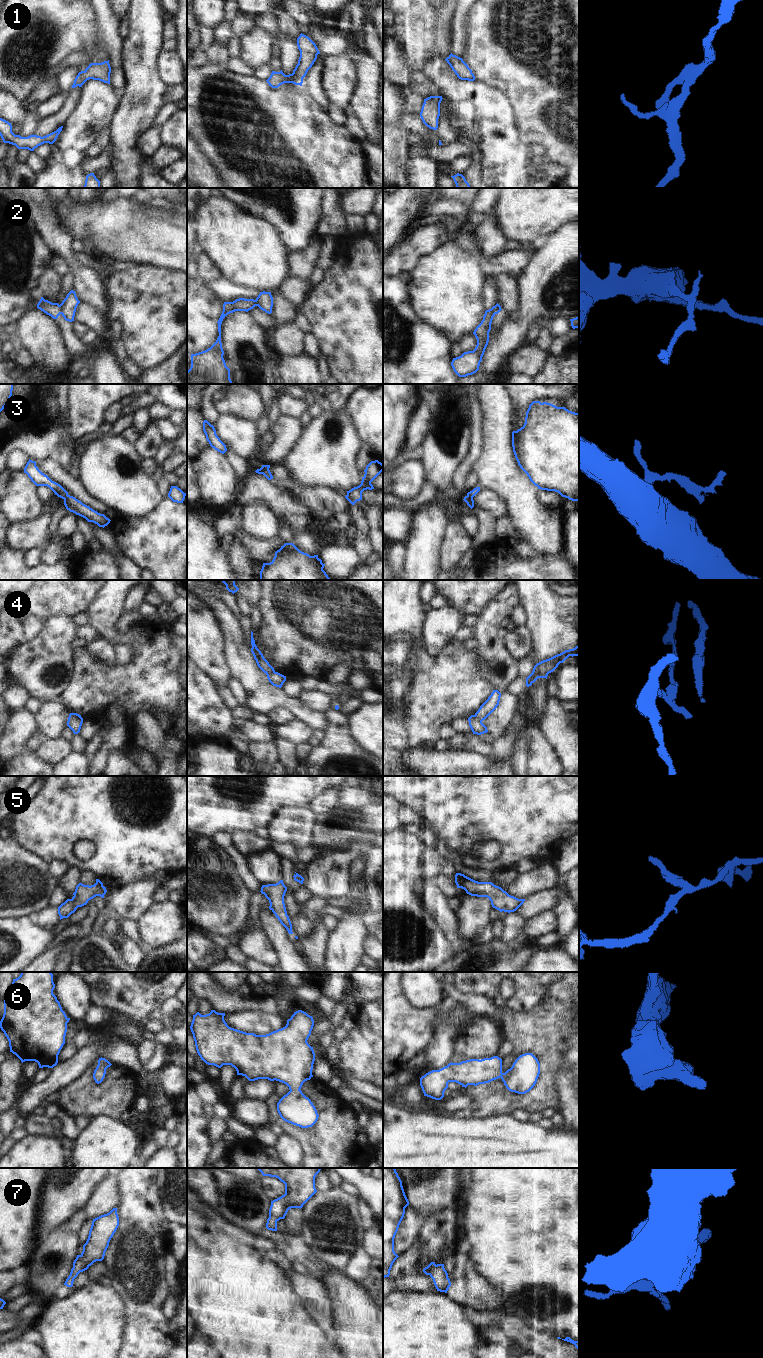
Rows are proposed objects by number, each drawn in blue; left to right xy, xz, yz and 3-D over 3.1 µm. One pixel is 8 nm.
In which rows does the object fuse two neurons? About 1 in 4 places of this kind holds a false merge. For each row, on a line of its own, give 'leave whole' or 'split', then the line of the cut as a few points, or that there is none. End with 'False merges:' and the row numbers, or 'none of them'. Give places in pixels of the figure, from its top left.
1: leave whole | no cut
2: split | xy (59, 305), (61, 313)
3: leave whole | no cut
4: split | yz (474, 715), (481, 721)
5: leave whole | no cut
6: leave whole | no cut
7: leave whole | no cut
False merges: 2, 4

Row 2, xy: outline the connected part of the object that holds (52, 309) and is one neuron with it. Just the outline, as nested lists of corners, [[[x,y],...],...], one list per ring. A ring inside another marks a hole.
[[[41,297],[40,301],[38,302],[37,308],[51,316],[53,319],[57,319],[61,314],[60,305],[58,303],[52,303],[45,300],[43,297]]]

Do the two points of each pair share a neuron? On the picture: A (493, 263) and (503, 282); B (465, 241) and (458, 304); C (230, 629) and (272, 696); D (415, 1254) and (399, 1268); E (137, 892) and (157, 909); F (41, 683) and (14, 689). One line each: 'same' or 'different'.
A: different
B: different
C: same
D: same
E: different
F: different

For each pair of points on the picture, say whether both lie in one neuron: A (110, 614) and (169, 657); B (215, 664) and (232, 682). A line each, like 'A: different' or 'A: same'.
A: different
B: different

